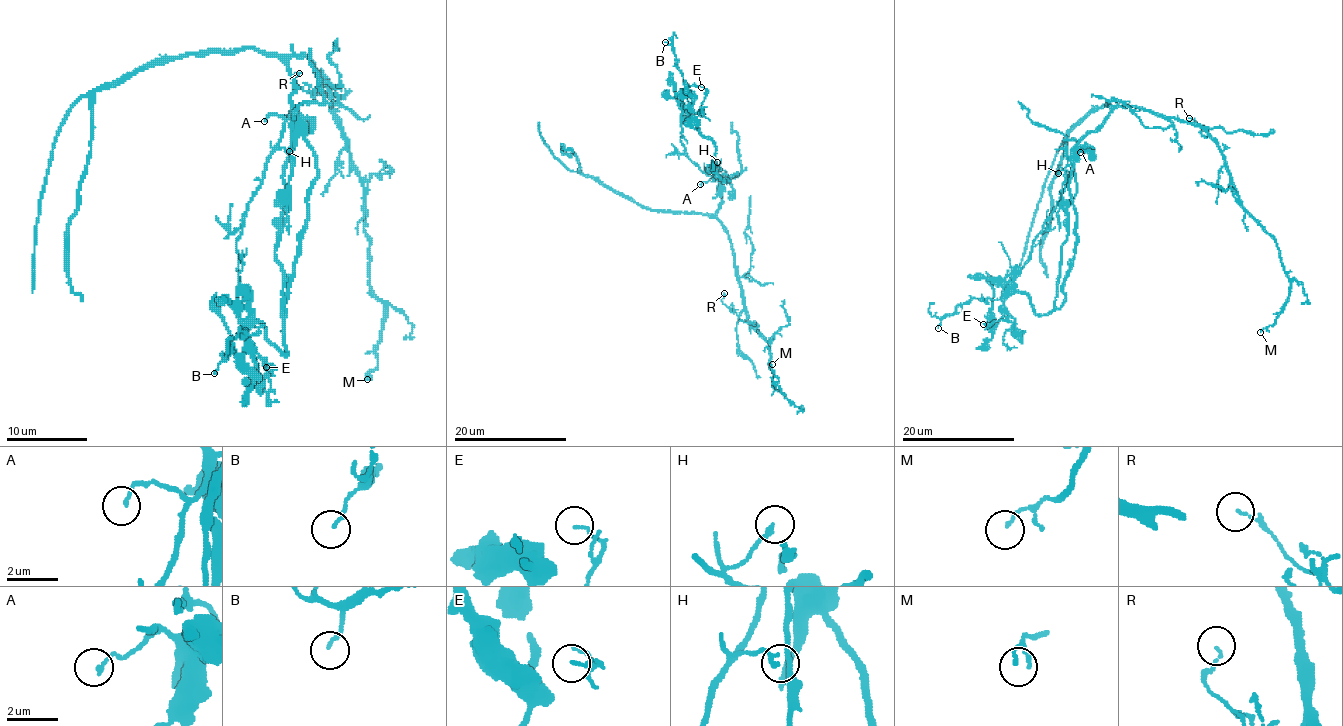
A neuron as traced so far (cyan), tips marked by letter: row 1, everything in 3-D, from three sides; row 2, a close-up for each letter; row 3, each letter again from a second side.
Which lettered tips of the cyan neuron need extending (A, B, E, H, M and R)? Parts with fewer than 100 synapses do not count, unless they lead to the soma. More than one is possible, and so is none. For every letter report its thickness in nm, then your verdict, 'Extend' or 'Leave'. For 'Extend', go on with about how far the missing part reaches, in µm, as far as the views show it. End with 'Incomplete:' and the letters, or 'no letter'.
A: Thickness 130 nm. Leave
B: Thickness 130 nm. Leave
E: Thickness 70 nm. Leave
H: Thickness 120 nm. Leave
M: Thickness 110 nm. Leave
R: Thickness 80 nm. Leave
Incomplete: no letter

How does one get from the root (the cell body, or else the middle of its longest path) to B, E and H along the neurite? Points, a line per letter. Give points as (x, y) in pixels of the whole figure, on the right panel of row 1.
B: (1121, 107), (1072, 152), (1062, 197), (1004, 295), (972, 298), (938, 328)
E: (1121, 107), (1072, 152), (1062, 197), (1035, 239), (1031, 259), (1005, 287), (1008, 315), (983, 324)
H: (1121, 107), (1115, 107), (1072, 152), (1072, 169), (1058, 173)

